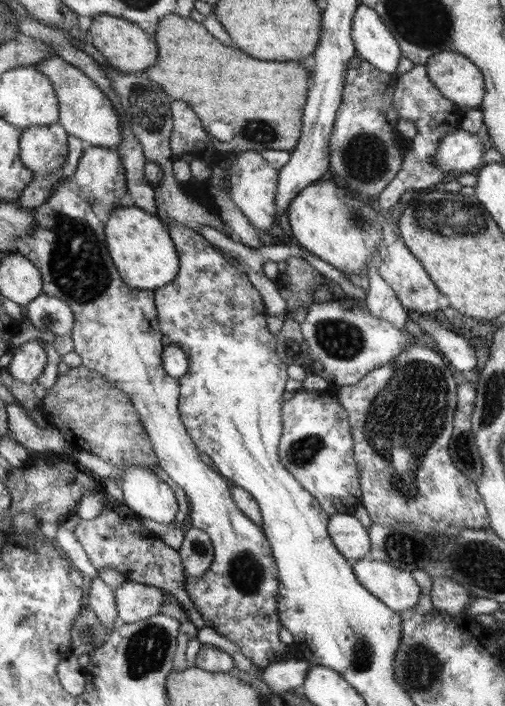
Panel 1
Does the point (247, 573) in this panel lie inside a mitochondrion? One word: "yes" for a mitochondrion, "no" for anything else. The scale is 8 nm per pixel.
yes

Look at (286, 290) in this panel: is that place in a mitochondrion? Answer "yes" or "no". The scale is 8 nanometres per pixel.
no

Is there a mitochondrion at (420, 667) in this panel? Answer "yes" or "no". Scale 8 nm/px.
yes

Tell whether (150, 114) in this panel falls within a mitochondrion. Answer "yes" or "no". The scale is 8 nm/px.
yes

